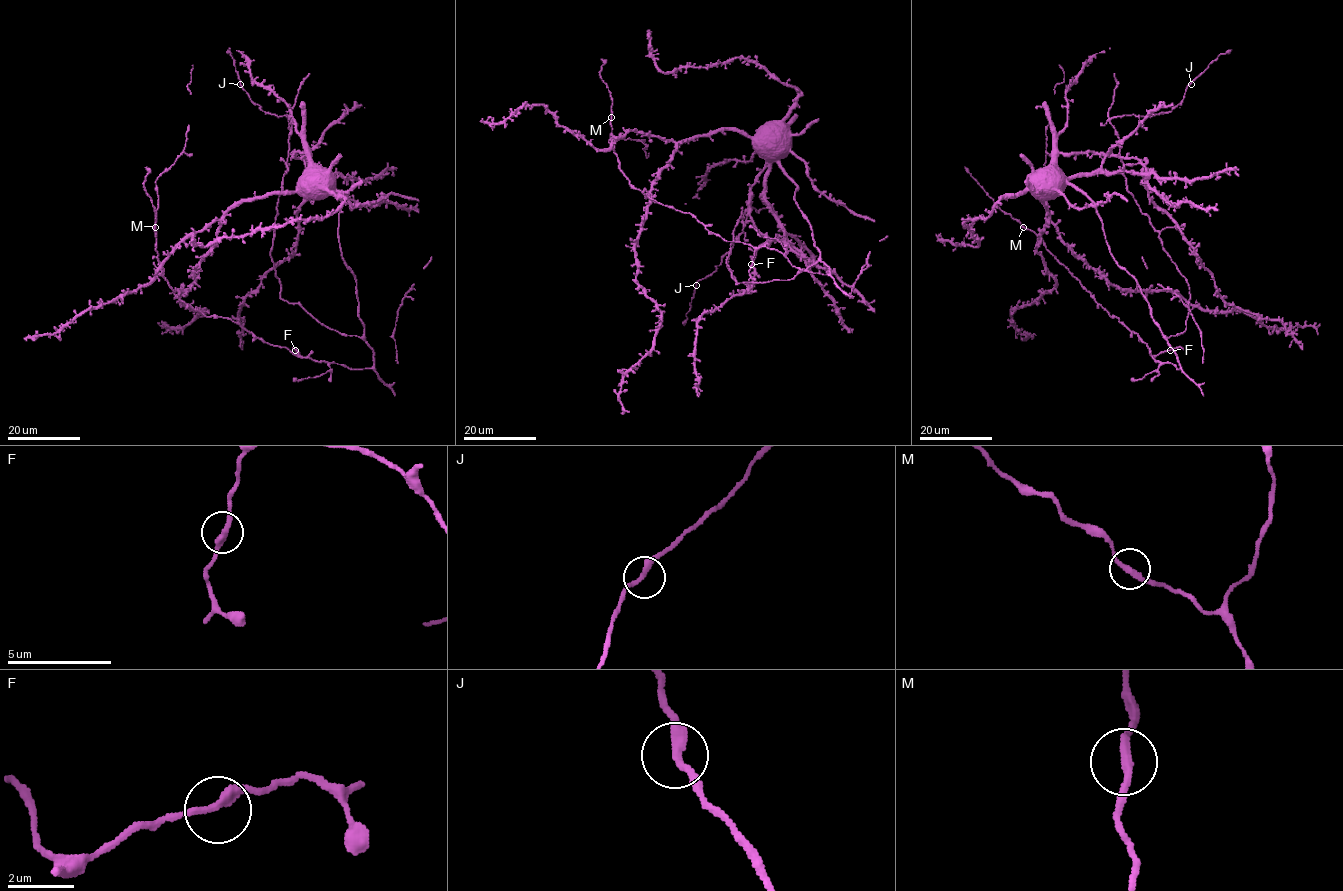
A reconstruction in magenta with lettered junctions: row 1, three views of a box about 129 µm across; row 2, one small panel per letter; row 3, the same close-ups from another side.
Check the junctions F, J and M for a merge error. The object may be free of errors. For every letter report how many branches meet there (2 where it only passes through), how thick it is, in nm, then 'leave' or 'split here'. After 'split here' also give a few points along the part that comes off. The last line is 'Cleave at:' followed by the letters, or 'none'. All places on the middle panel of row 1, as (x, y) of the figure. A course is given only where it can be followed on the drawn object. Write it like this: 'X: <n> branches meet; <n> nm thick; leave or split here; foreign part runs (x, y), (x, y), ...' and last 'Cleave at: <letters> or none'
F: 2 branches meet; 280 nm thick; leave
J: 2 branches meet; 300 nm thick; leave
M: 2 branches meet; 260 nm thick; leave
Cleave at: none

